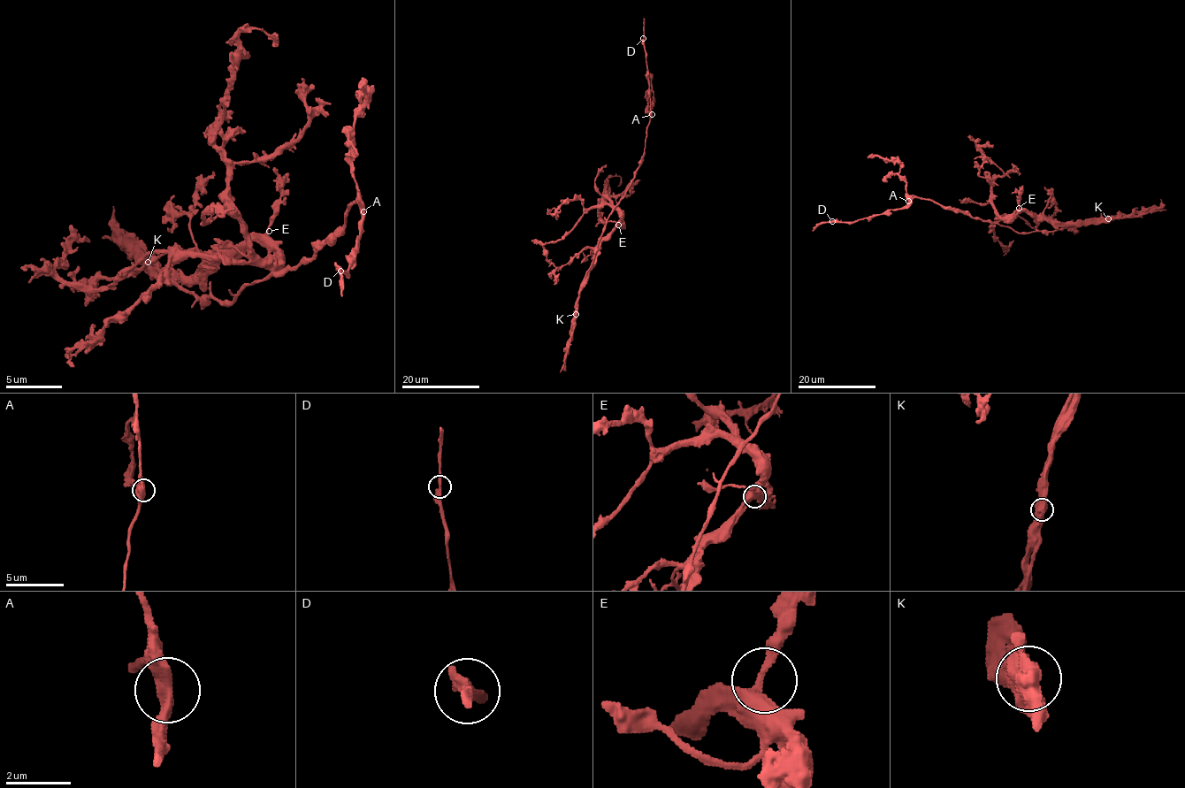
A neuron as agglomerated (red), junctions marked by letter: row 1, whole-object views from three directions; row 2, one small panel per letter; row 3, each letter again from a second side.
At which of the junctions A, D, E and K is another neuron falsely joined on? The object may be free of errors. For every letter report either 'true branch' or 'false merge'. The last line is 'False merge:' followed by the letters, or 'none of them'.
A: true branch
D: true branch
E: true branch
K: false merge
False merge: K

